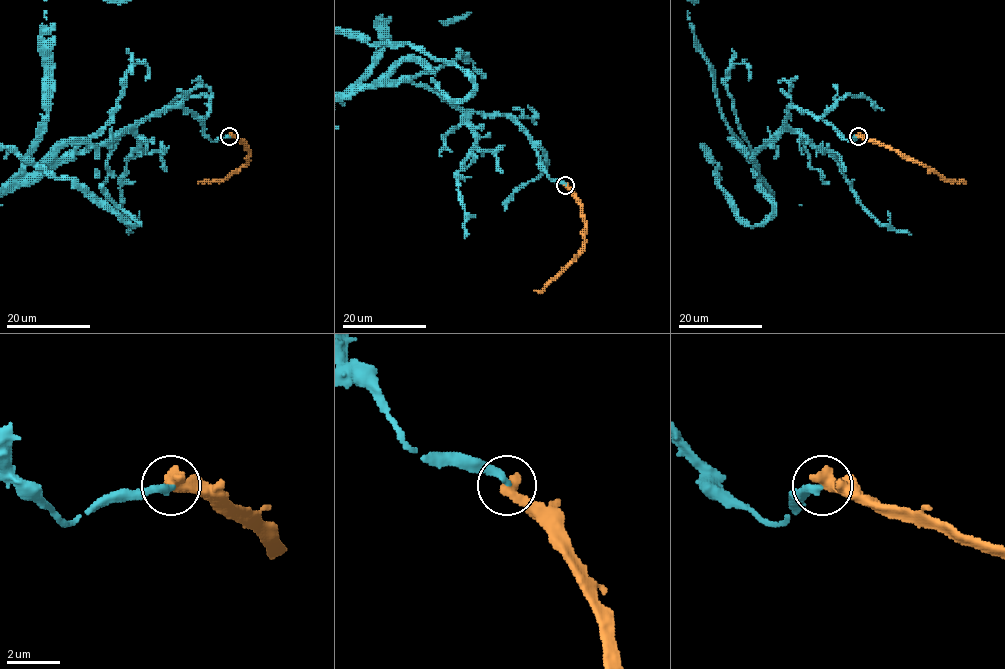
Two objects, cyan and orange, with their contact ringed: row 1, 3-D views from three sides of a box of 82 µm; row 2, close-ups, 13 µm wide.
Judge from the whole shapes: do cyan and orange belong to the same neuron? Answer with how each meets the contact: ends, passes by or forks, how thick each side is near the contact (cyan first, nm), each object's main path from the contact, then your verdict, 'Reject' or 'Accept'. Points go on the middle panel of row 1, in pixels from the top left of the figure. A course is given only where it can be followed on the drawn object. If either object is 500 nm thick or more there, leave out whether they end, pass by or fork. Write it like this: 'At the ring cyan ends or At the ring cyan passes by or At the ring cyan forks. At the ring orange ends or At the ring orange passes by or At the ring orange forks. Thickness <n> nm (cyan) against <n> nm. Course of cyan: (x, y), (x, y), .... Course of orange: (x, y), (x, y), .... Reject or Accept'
Thickness 280 nm (cyan) against 550 nm. Course of cyan: (565, 185), (507, 117), (412, 82), (359, 82), (382, 50), (378, 16). Course of orange: (565, 185), (579, 204), (585, 220), (585, 243), (580, 252), (541, 290), (534, 290). Reject

